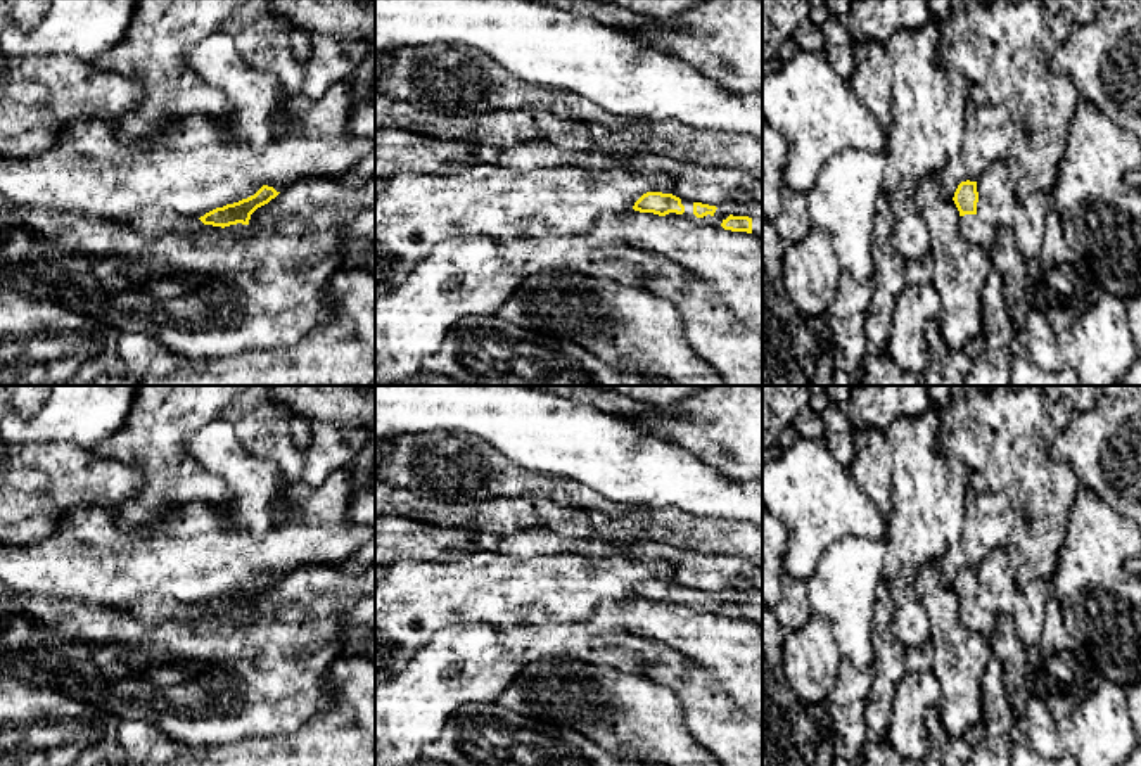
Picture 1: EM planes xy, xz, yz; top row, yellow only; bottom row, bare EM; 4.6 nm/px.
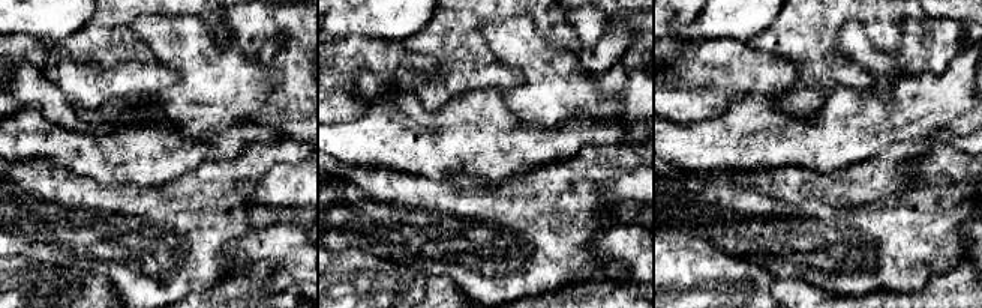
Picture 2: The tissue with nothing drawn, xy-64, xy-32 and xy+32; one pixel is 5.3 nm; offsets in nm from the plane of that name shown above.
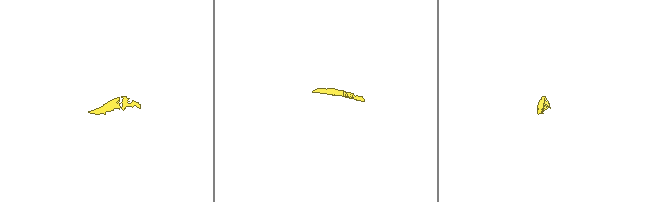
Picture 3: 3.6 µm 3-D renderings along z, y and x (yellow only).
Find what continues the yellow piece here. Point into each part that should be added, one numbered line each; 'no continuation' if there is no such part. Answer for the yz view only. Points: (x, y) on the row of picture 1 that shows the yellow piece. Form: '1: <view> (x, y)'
1: yz (972, 229)

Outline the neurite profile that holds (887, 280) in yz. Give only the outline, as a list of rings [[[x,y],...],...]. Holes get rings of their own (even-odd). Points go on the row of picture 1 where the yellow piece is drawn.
[[[885,192],[880,195],[880,207],[876,211],[875,227],[878,228],[873,239],[873,297],[866,316],[868,346],[873,351],[883,351],[890,339],[894,310],[904,280],[904,256],[892,246],[890,237],[894,230],[894,211]]]

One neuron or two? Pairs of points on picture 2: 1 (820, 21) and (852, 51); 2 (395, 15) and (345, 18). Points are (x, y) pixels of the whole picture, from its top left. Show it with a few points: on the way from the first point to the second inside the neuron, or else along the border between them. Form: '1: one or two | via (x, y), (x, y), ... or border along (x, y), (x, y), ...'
1: two | border along (850, 20), (838, 30), (837, 44), (858, 65)
2: one | via (383, 15), (357, 18)

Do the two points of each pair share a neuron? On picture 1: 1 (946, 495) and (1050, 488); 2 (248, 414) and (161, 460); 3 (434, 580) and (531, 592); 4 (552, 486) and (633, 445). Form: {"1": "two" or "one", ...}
{"1": "two", "2": "one", "3": "one", "4": "two"}

